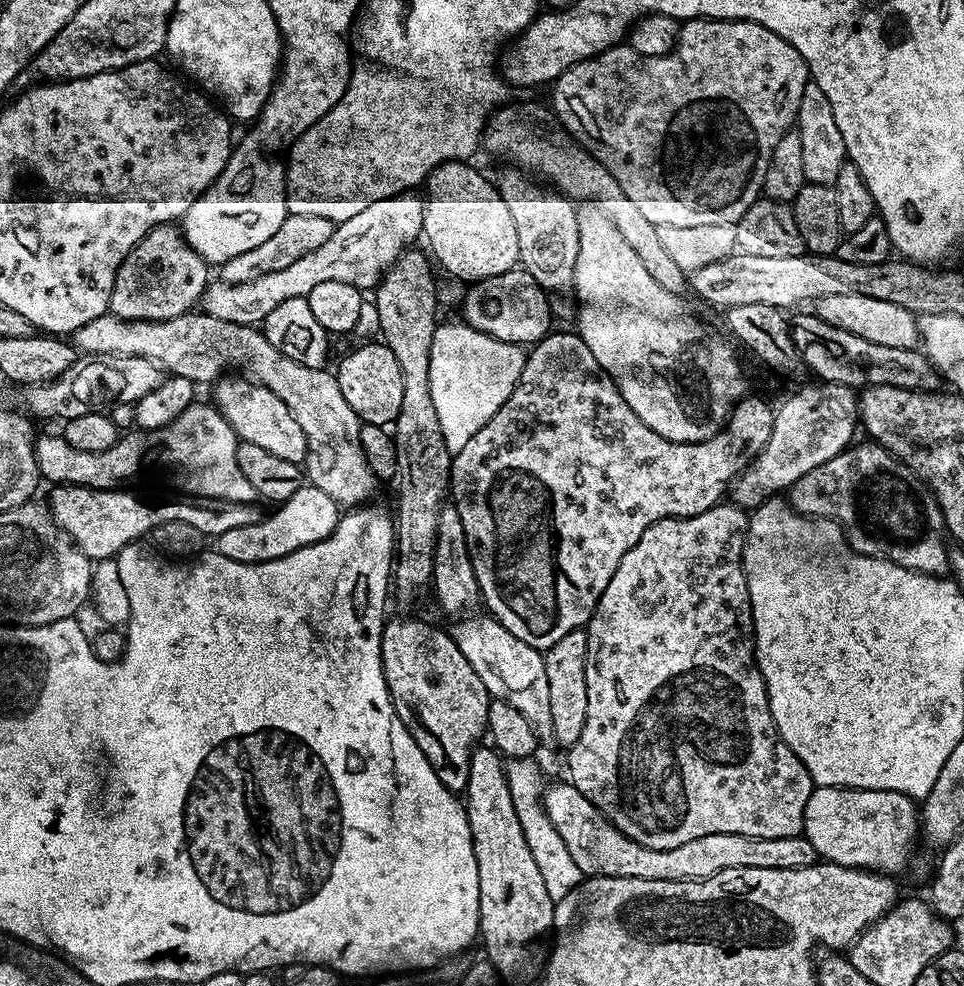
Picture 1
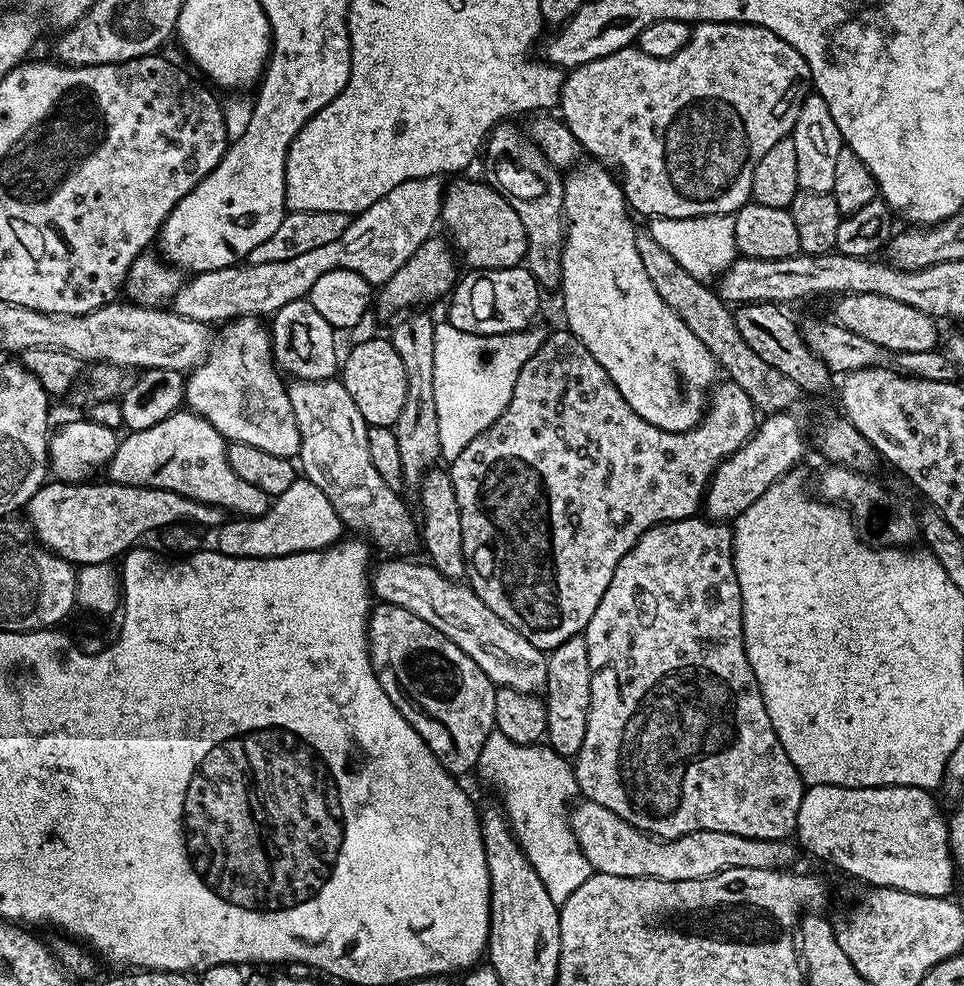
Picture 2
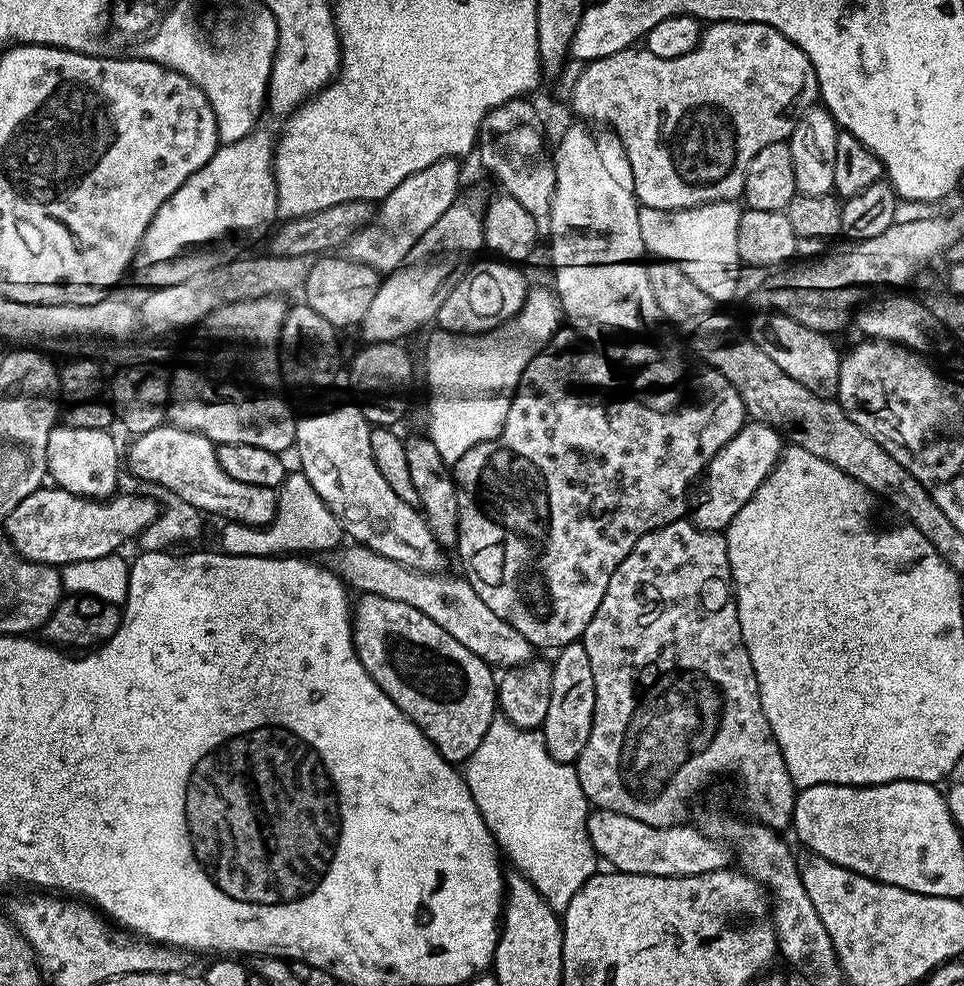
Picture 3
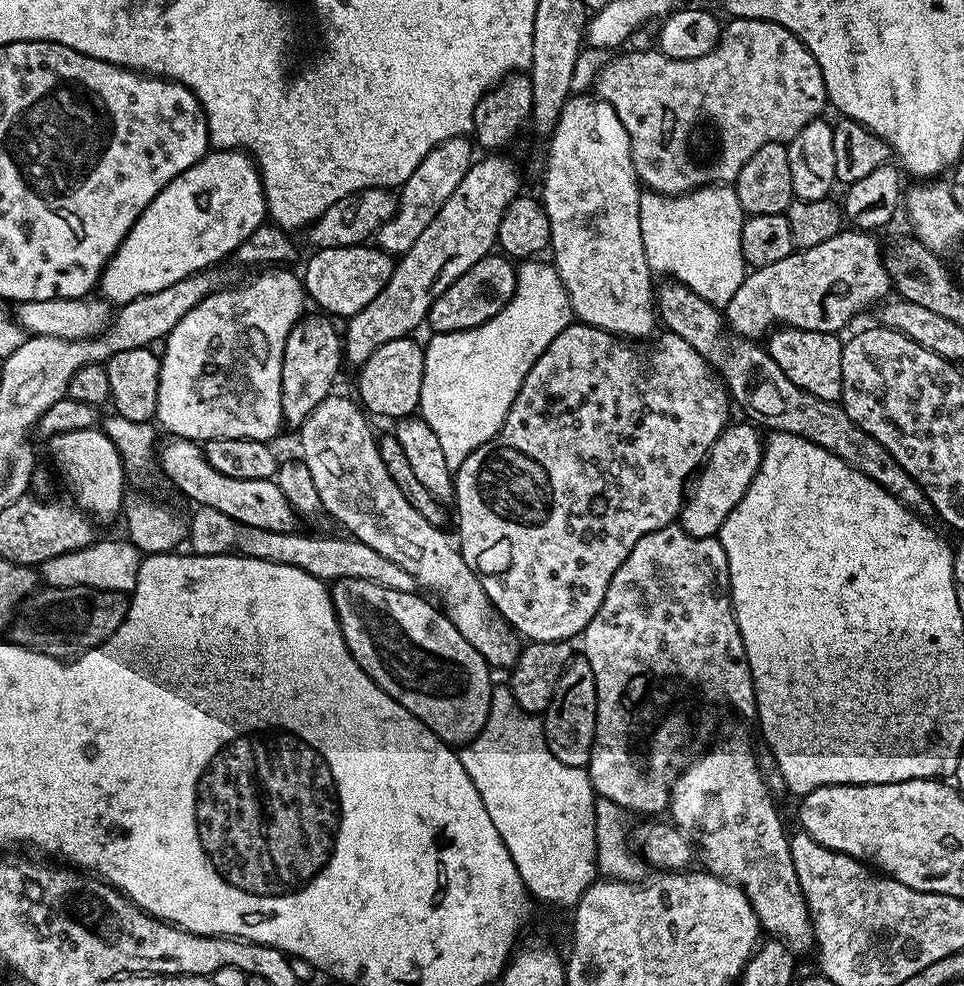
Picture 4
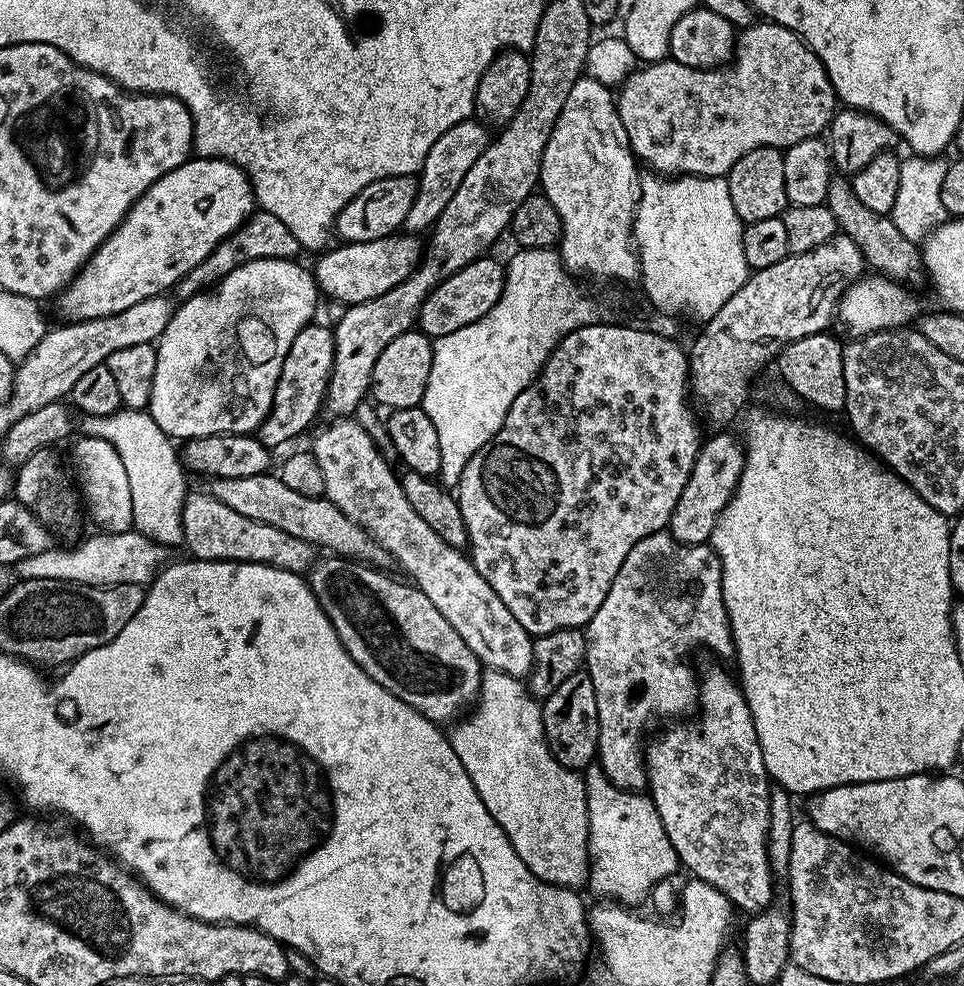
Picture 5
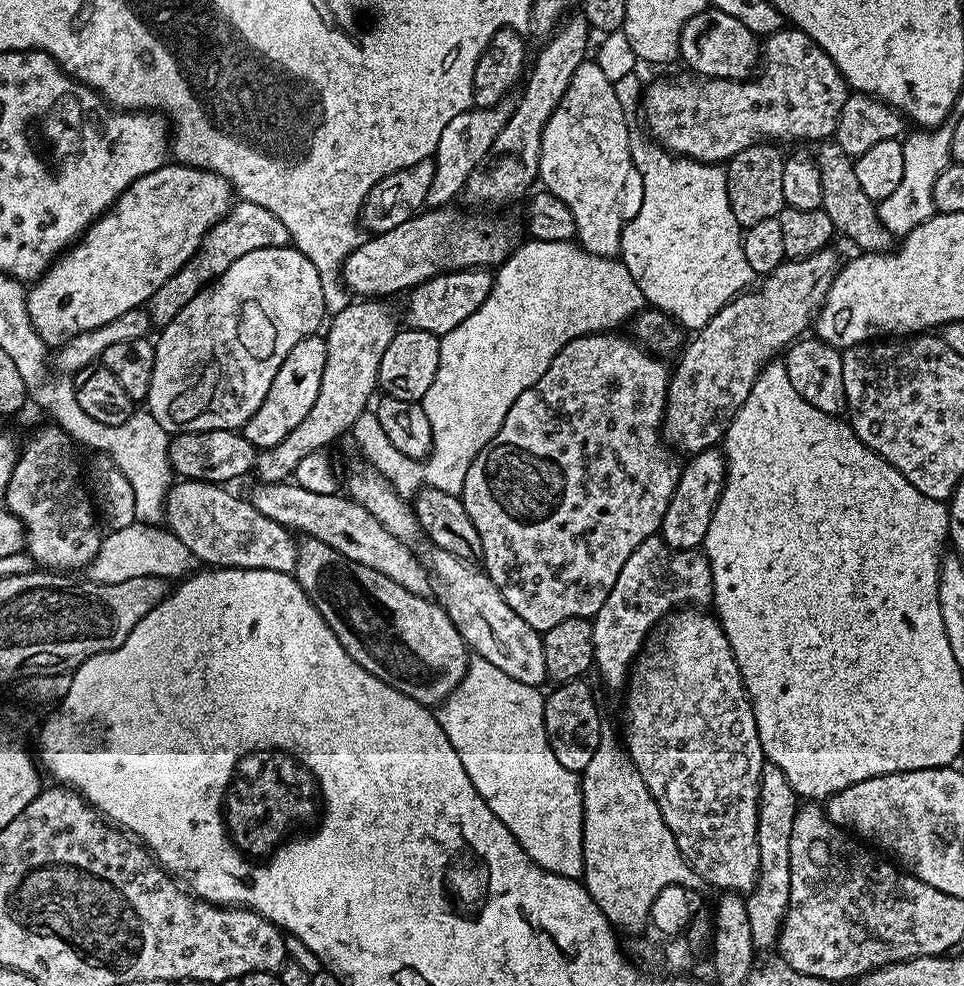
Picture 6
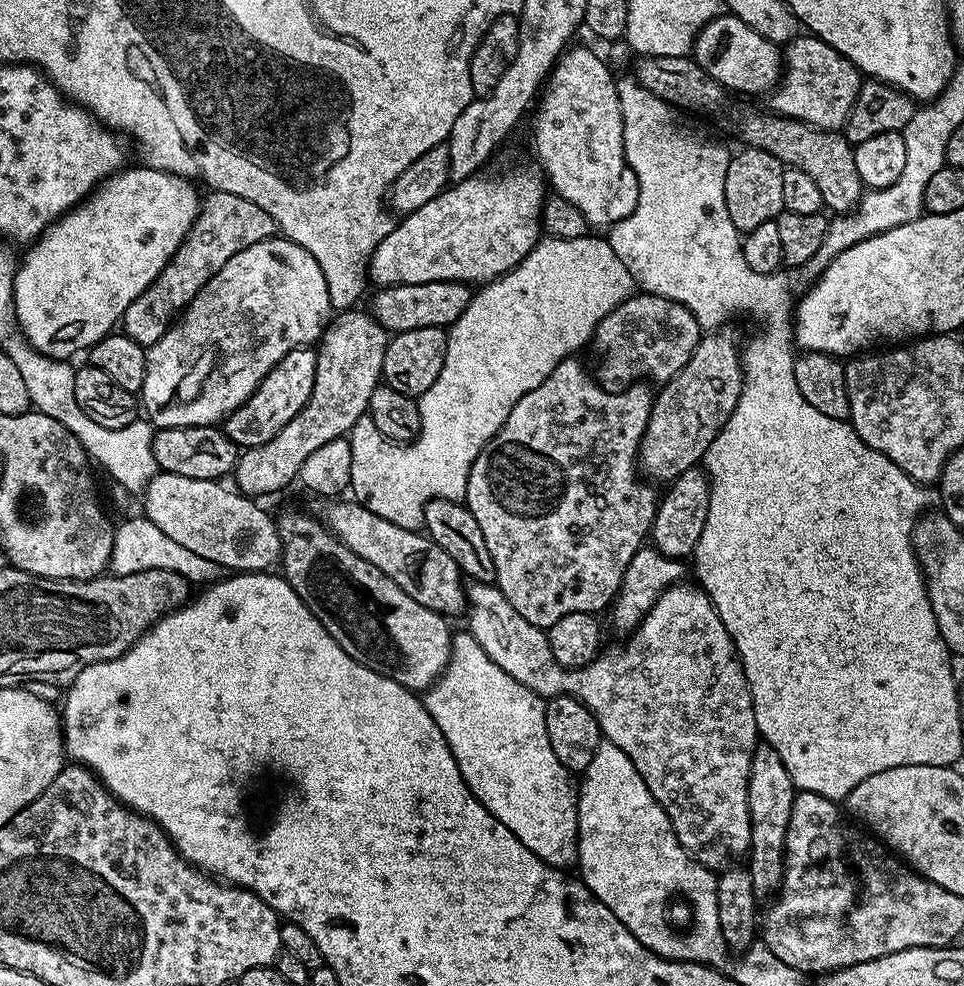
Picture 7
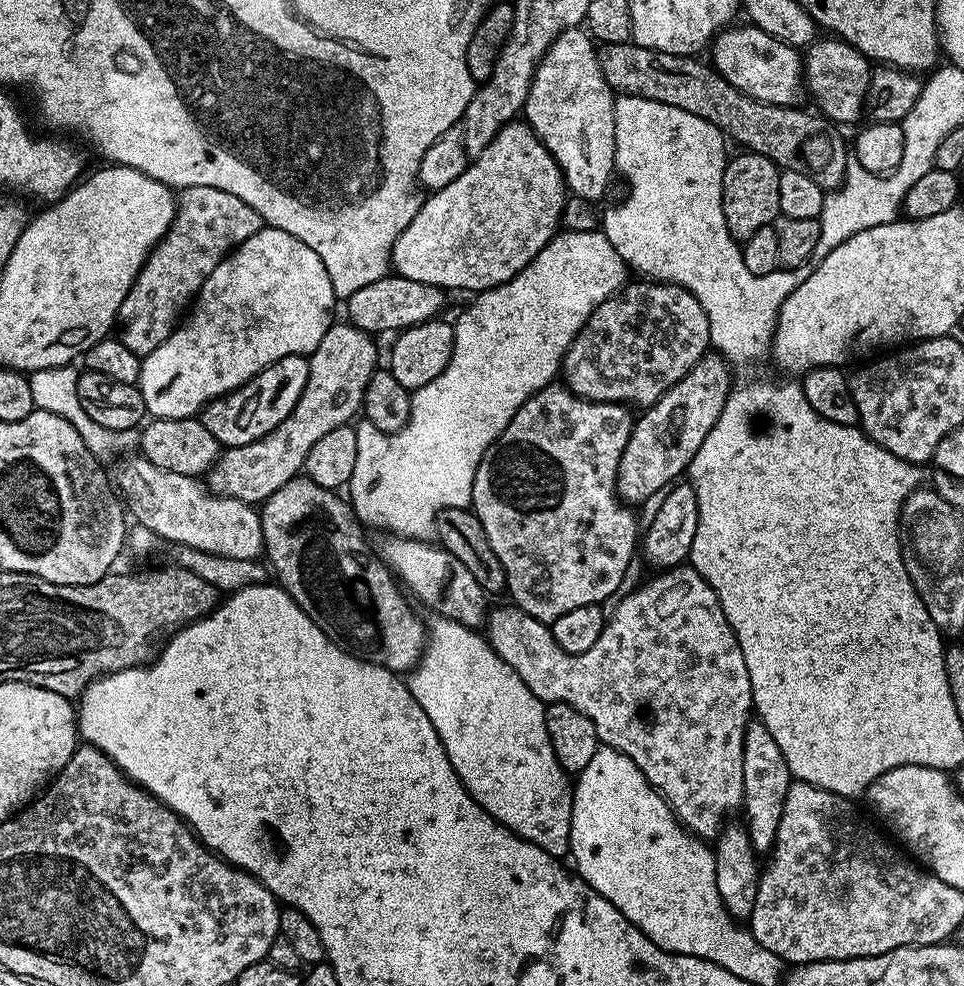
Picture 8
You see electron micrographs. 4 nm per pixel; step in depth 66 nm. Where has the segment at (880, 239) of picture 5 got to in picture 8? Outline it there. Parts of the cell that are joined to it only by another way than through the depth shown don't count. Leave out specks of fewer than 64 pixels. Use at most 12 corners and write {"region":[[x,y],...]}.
{"region":[[599,49],[613,93],[690,110],[777,168],[840,187],[819,111],[739,92],[696,56]]}

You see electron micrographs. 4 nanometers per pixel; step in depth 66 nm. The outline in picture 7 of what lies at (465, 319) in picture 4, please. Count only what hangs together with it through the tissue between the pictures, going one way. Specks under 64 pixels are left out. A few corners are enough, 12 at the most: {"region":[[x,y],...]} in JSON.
{"region":[[462,282],[389,284],[370,314],[389,334],[447,329],[472,304]]}

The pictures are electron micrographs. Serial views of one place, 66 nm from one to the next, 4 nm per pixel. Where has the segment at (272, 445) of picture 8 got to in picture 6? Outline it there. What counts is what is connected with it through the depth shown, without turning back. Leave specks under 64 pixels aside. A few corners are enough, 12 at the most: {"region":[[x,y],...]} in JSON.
{"region":[[360,298],[331,317],[310,414],[257,451],[254,476],[285,483],[369,411],[391,303]]}

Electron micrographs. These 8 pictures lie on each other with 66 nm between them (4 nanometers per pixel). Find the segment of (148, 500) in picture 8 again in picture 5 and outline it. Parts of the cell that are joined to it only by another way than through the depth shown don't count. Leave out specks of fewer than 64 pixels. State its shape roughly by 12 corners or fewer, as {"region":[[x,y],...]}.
{"region":[[207,491],[185,497],[183,543],[198,560],[304,574],[310,542],[246,518]]}

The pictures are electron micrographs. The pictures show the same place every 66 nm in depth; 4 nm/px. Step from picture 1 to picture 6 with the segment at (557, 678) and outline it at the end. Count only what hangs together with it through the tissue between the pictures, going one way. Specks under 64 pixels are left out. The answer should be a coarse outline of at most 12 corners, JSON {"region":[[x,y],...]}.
{"region":[[583,679],[544,698],[546,738],[583,774],[600,745],[600,712]]}

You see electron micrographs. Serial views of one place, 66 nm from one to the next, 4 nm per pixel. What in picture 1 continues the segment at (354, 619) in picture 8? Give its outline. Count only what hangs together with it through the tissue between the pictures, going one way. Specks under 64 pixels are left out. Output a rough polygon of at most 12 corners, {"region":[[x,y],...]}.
{"region":[[392,620],[398,718],[460,794],[490,697],[447,631]]}

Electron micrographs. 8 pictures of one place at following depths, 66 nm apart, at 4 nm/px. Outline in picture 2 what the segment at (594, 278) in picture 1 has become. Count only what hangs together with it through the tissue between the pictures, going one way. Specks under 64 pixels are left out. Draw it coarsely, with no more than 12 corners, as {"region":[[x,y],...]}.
{"region":[[619,179],[564,181],[567,331],[638,418],[704,419],[716,359],[654,290]]}

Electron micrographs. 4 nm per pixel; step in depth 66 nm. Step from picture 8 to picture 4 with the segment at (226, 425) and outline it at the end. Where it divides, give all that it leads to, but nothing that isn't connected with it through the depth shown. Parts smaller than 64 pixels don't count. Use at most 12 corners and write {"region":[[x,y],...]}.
{"region":[[305,315],[282,354],[284,424],[299,429],[333,395],[342,336]]}

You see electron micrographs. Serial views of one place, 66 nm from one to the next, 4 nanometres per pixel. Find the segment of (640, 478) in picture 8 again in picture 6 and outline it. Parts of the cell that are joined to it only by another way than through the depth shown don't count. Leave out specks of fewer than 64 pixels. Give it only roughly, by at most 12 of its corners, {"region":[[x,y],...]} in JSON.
{"region":[[785,259],[683,345],[662,429],[723,441],[761,368],[809,331],[842,260]]}

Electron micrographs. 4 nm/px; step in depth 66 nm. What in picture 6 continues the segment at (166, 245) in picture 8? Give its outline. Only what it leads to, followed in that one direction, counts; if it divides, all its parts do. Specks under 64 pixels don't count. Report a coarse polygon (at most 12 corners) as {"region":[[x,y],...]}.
{"region":[[237,199],[146,305],[169,324],[230,262],[286,248],[266,206]]}

